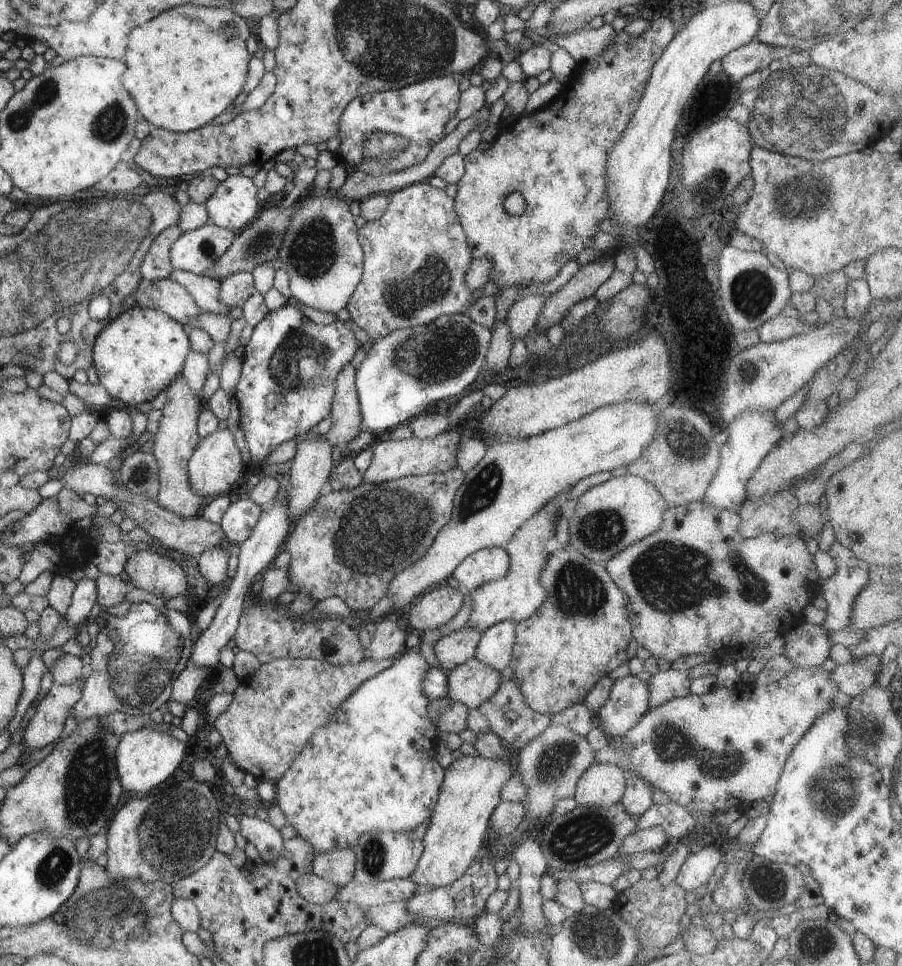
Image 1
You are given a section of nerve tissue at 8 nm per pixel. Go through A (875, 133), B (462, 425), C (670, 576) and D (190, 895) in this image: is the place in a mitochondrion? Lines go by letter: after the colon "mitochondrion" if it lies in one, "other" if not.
A: other
B: other
C: mitochondrion
D: other

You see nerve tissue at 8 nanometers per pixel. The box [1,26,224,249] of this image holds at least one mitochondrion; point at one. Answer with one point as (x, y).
(47, 93)

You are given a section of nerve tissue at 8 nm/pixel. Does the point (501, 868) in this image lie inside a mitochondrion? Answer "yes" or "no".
no

